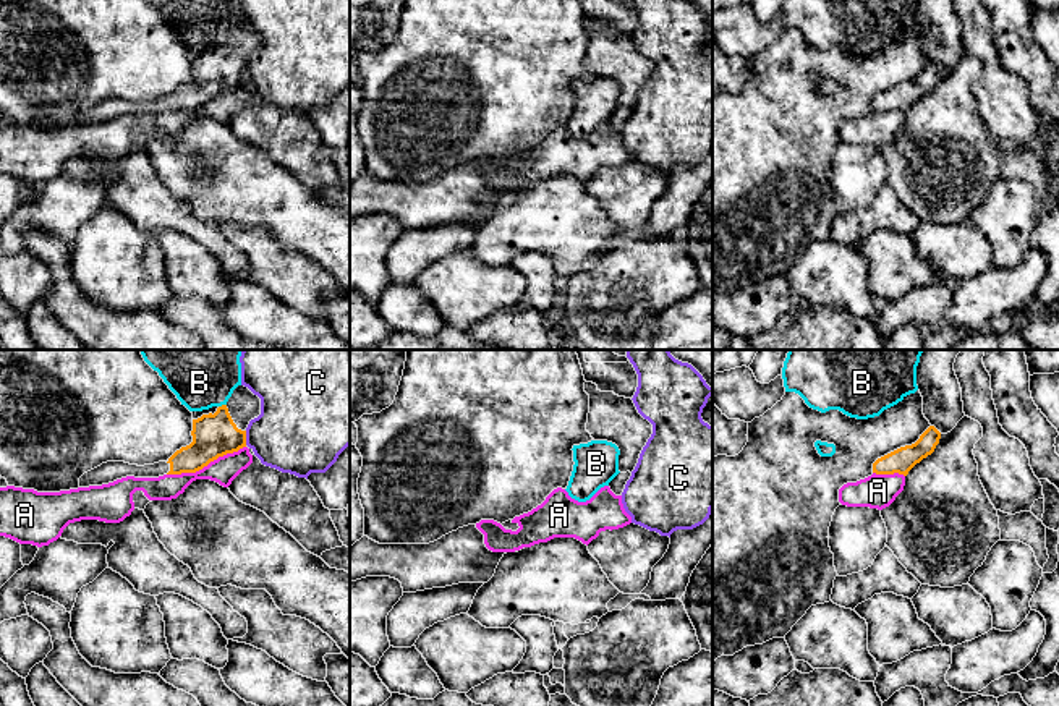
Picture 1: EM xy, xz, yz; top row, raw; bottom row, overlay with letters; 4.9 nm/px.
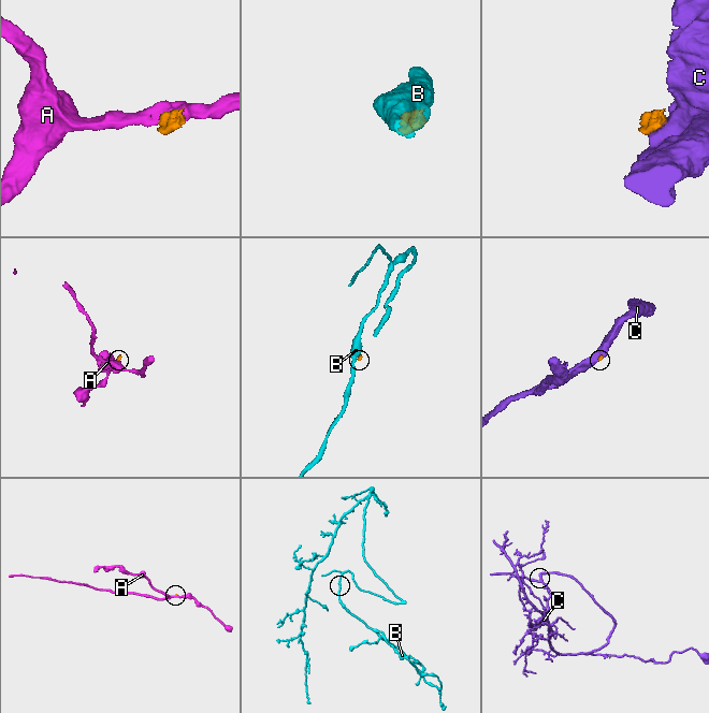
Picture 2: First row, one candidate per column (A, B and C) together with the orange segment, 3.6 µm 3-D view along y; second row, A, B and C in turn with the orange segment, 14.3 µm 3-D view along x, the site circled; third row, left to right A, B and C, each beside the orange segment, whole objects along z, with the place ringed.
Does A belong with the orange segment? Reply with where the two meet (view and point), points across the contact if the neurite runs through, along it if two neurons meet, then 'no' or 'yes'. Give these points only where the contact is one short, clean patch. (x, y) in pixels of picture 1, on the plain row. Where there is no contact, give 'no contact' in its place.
contact xy (206, 102); border xy (245, 83), (219, 93), (195, 109), (167, 112); no

